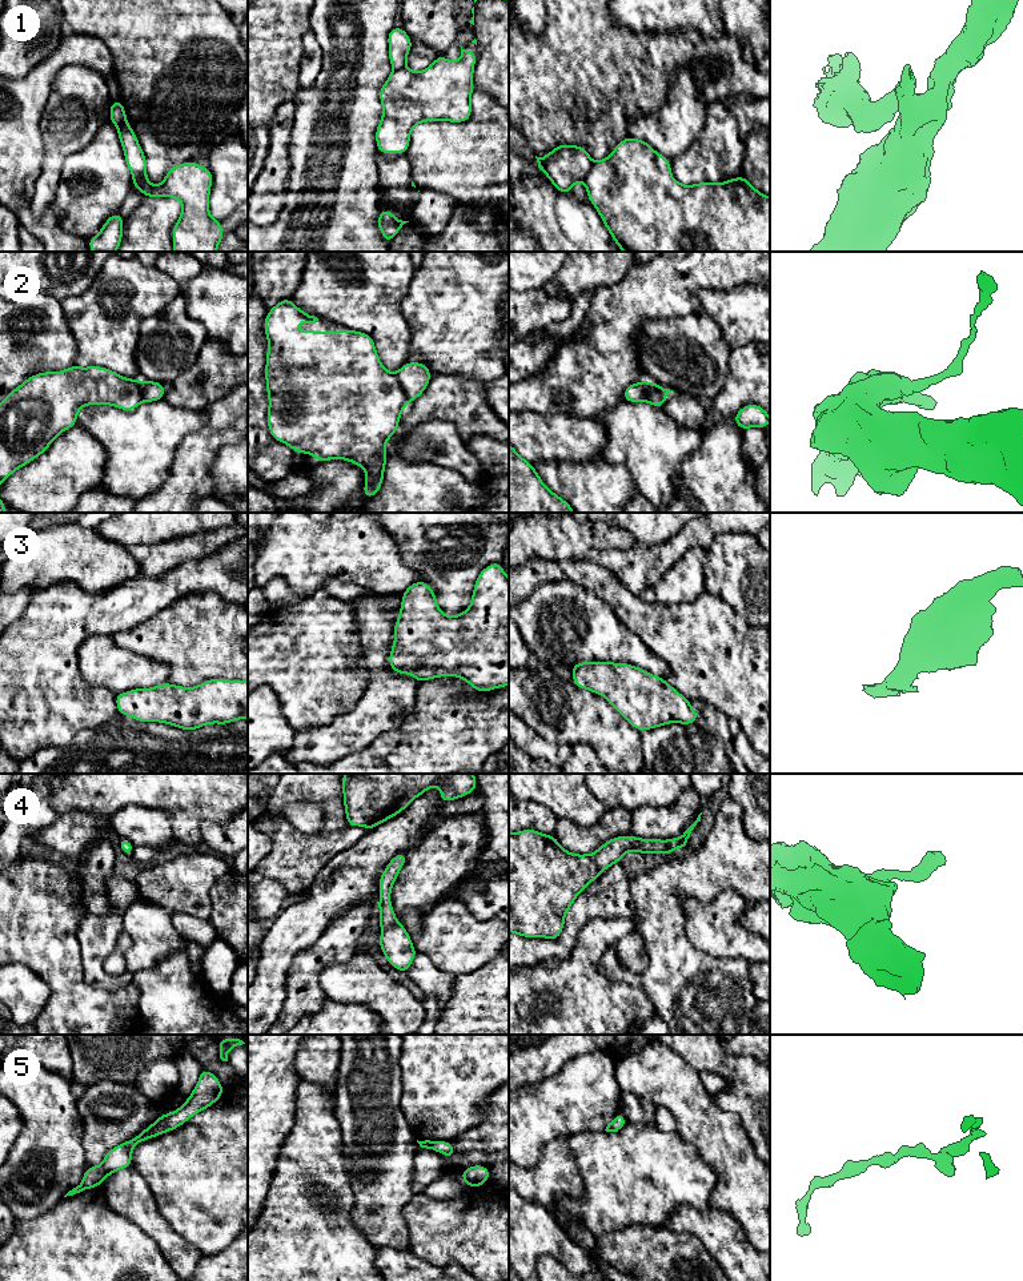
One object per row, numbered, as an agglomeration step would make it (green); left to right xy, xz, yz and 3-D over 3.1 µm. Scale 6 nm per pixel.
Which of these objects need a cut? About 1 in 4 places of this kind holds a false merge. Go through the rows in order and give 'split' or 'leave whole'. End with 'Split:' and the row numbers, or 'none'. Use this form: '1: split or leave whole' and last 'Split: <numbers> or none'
1: split
2: split
3: leave whole
4: leave whole
5: leave whole
Split: 1, 2

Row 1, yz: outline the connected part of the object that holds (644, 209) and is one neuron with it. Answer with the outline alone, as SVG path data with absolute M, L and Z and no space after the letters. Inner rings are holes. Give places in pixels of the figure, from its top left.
M629 136L621 140L605 160L593 162L591 170L585 178L589 201L598 210L601 220L610 232L614 242L623 252L770 252L770 197L766 197L763 193L757 190L743 176L730 178L721 184L703 181L686 186L678 180L671 180L673 170L669 164L670 160L657 153L646 141Z

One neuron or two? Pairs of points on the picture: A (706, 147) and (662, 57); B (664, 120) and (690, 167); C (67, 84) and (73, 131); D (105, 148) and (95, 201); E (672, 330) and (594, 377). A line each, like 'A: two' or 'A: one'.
A: two
B: two
C: one
D: one
E: two

